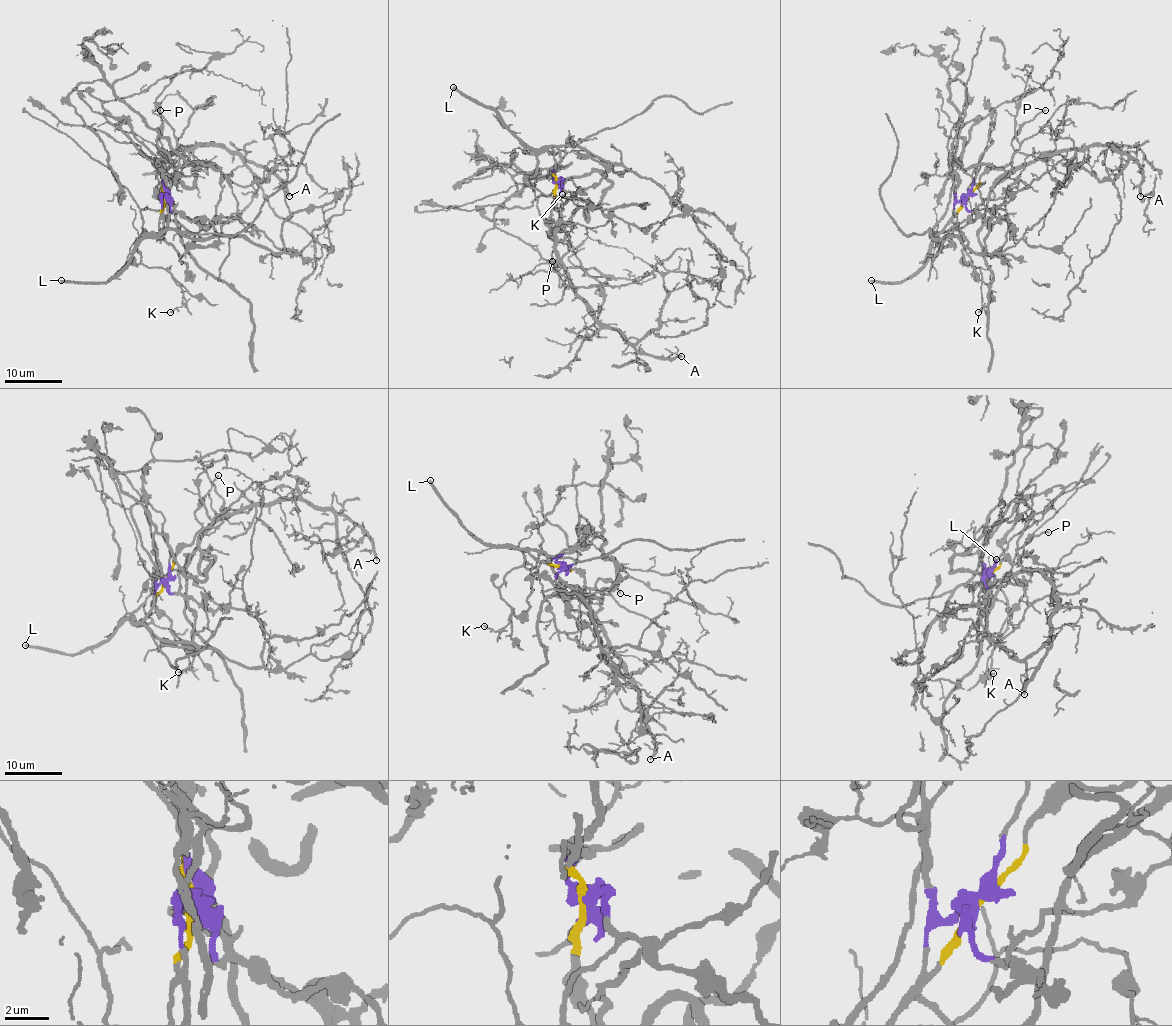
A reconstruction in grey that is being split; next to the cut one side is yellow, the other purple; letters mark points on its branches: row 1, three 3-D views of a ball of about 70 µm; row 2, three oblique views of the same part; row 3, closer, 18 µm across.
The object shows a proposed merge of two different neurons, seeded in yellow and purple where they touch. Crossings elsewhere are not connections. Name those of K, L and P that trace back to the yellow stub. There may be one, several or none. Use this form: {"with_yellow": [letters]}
{"with_yellow": ["K", "L", "P"]}

